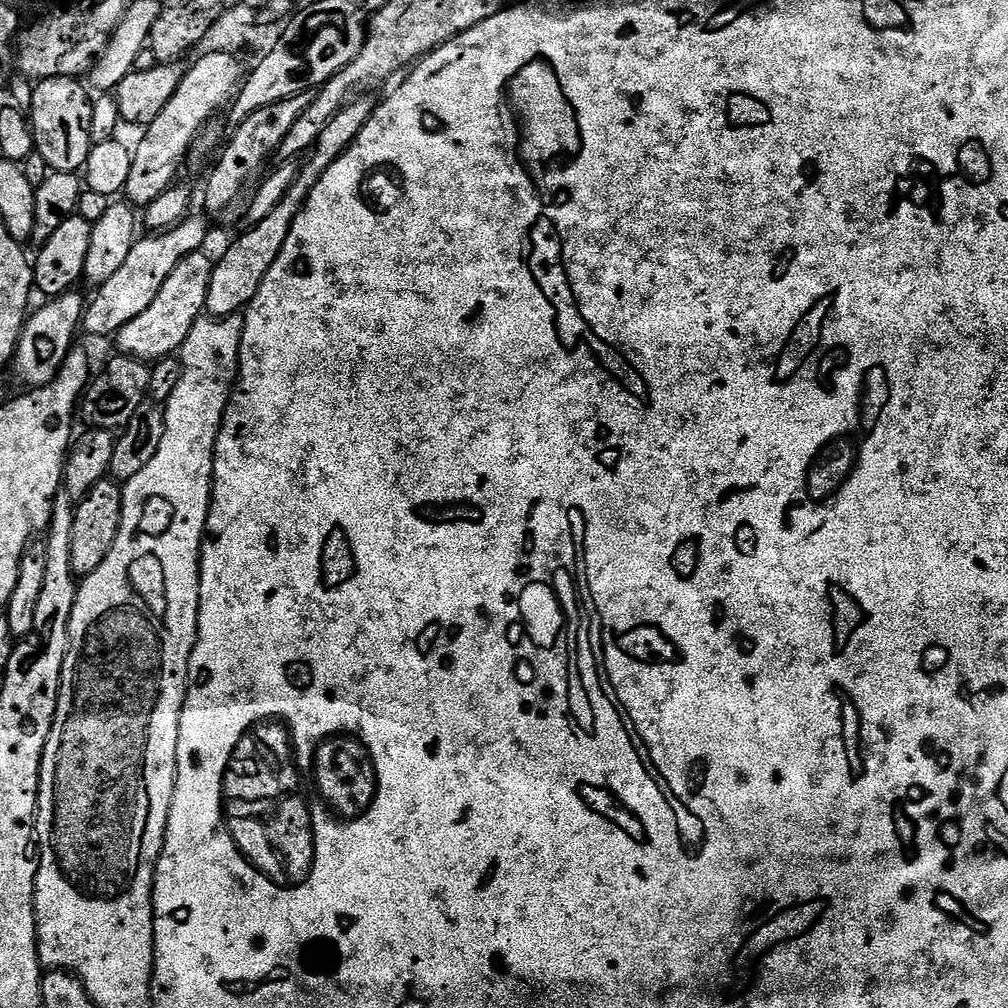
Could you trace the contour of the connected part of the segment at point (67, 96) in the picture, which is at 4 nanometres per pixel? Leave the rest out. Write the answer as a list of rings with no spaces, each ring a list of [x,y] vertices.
[[[71,76],[42,80],[33,87],[30,123],[32,133],[36,136],[35,151],[40,152],[42,158],[46,158],[52,172],[79,173],[88,161],[94,137],[92,104],[88,101],[87,91],[89,89],[79,79]]]

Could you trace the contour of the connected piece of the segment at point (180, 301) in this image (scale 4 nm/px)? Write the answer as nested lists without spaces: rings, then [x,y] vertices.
[[[199,251],[182,258],[182,262],[174,266],[174,274],[170,274],[162,290],[158,290],[158,298],[154,298],[154,303],[116,333],[114,343],[120,347],[117,349],[123,355],[133,356],[145,362],[155,362],[179,353],[194,322],[199,320],[205,311],[204,303],[210,290],[214,260],[213,257],[204,255],[203,251]]]

